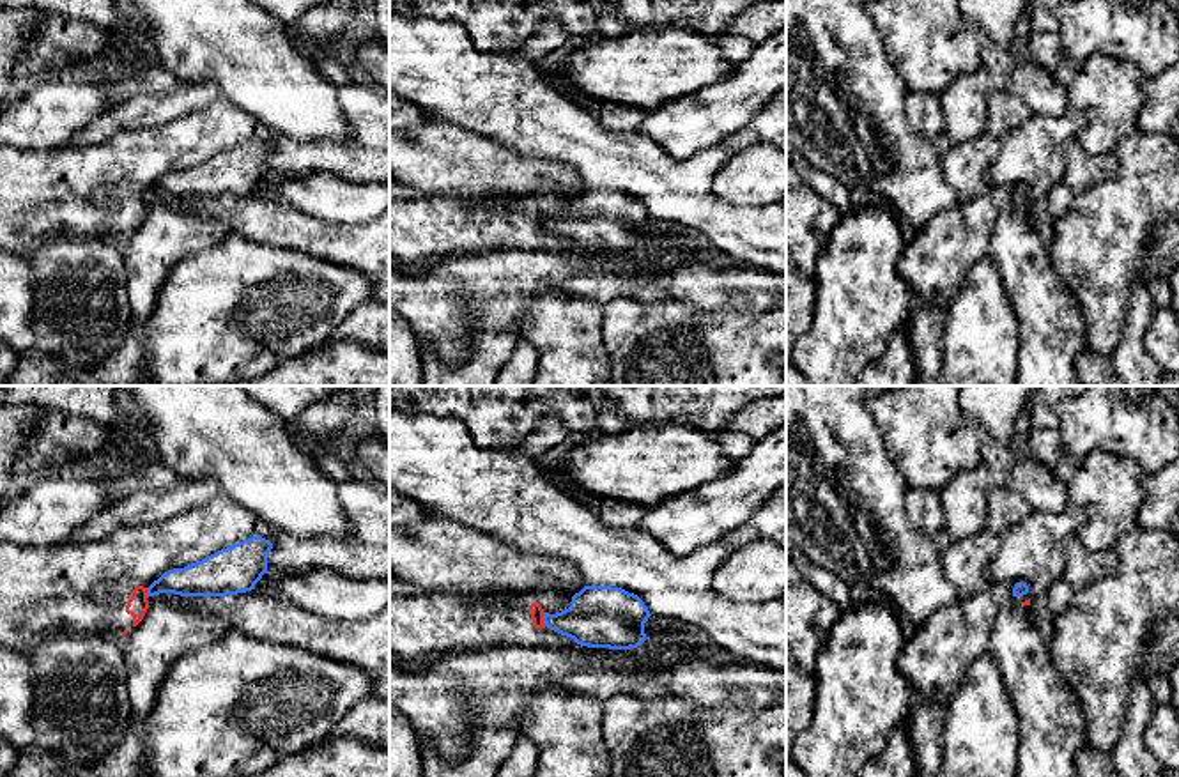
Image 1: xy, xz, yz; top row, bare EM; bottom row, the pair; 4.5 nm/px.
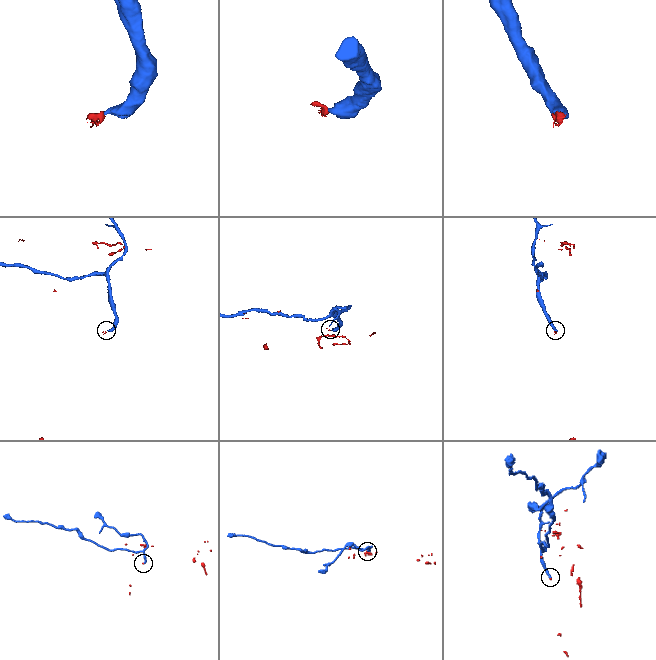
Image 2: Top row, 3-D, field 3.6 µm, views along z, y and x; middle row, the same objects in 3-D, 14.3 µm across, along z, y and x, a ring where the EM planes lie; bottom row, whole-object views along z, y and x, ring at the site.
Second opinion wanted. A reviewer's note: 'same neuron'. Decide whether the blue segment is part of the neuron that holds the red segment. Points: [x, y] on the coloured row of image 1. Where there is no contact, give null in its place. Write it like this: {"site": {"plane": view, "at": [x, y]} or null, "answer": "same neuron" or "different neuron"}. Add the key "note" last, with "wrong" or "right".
{"site": {"plane": "xz", "at": [542, 620]}, "answer": "different neuron", "note": "wrong"}

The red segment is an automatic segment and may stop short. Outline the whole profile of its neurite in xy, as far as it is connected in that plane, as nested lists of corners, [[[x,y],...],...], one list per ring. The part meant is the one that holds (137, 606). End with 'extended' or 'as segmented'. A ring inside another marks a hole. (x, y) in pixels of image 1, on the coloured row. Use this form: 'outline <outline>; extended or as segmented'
outline [[[351,478],[338,483],[349,522],[343,536],[297,538],[276,529],[225,492],[202,506],[149,526],[119,527],[108,535],[55,547],[23,547],[0,540],[0,646],[30,653],[51,630],[103,632],[124,637],[147,609],[147,588],[165,572],[184,568],[251,536],[273,543],[267,572],[301,573],[329,568],[351,579],[389,579],[389,490]]]; extended

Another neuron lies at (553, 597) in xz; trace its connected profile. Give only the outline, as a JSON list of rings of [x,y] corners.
[[[556,582],[545,584],[533,593],[535,602],[538,602],[543,612],[556,614],[570,607],[572,596],[582,588],[566,588]]]

